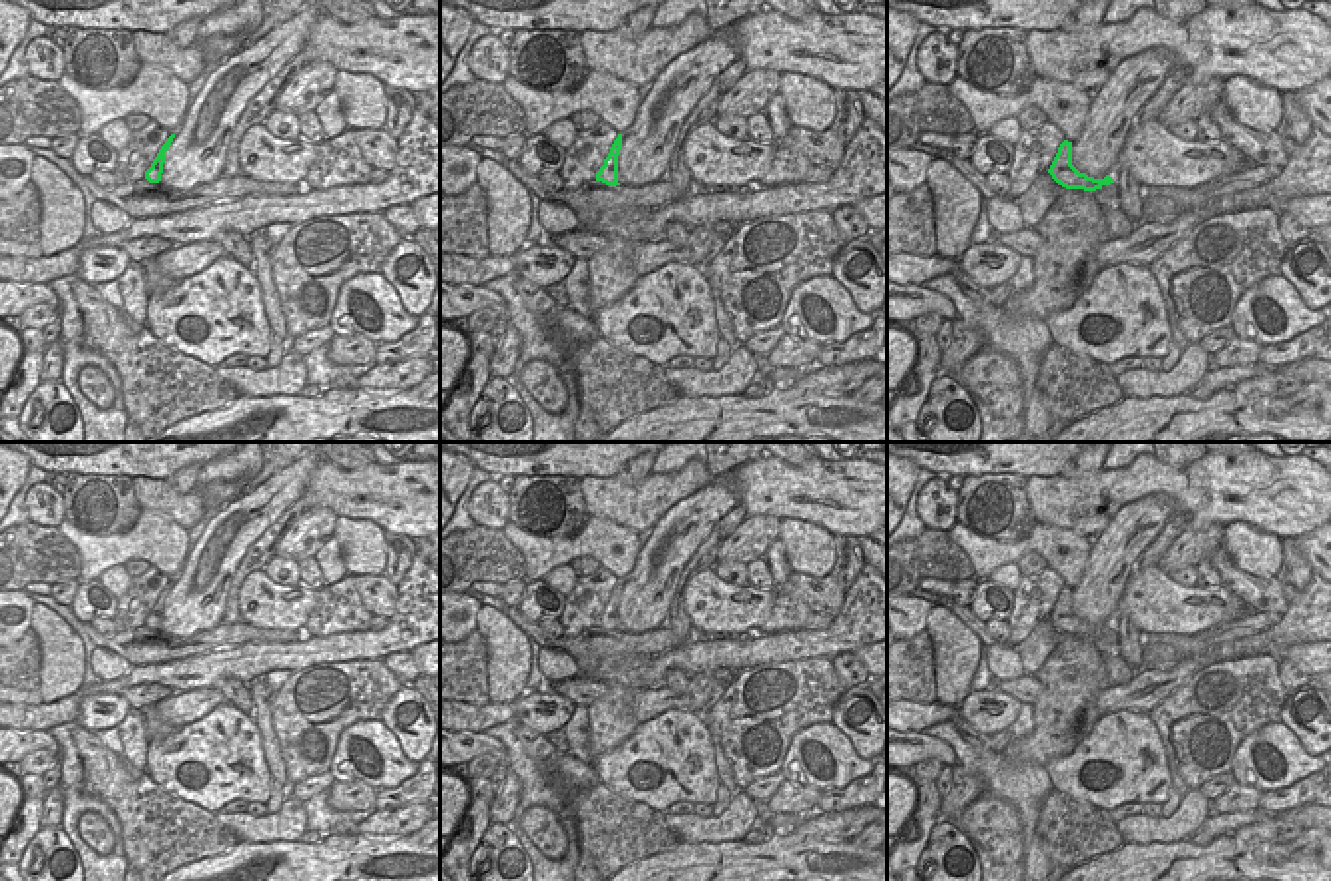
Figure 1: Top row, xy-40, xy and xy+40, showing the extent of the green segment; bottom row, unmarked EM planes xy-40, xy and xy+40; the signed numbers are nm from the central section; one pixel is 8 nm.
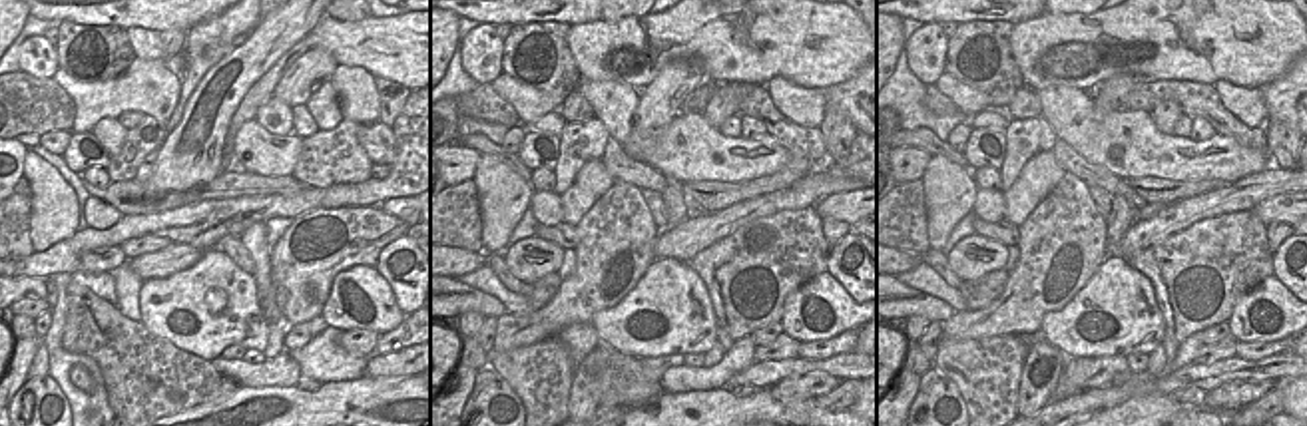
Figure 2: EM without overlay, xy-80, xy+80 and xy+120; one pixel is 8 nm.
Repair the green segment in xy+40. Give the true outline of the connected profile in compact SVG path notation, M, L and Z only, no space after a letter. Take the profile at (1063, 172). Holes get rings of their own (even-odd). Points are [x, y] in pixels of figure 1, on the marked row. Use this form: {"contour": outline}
{"contour": "M1068 140L1060 144L1048 173L1056 183L1060 183L1066 189L1096 191L1096 189L1102 189L1104 185L1114 183L1110 175L1106 175L1104 179L1094 179L1094 177L1088 177L1086 173L1080 173L1072 165L1072 142Z"}

